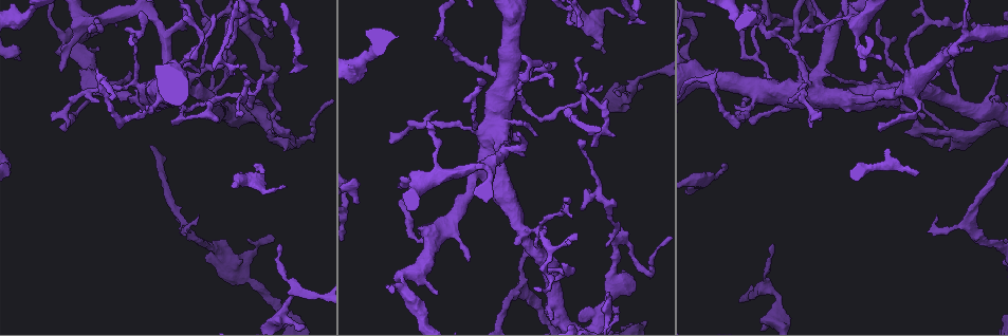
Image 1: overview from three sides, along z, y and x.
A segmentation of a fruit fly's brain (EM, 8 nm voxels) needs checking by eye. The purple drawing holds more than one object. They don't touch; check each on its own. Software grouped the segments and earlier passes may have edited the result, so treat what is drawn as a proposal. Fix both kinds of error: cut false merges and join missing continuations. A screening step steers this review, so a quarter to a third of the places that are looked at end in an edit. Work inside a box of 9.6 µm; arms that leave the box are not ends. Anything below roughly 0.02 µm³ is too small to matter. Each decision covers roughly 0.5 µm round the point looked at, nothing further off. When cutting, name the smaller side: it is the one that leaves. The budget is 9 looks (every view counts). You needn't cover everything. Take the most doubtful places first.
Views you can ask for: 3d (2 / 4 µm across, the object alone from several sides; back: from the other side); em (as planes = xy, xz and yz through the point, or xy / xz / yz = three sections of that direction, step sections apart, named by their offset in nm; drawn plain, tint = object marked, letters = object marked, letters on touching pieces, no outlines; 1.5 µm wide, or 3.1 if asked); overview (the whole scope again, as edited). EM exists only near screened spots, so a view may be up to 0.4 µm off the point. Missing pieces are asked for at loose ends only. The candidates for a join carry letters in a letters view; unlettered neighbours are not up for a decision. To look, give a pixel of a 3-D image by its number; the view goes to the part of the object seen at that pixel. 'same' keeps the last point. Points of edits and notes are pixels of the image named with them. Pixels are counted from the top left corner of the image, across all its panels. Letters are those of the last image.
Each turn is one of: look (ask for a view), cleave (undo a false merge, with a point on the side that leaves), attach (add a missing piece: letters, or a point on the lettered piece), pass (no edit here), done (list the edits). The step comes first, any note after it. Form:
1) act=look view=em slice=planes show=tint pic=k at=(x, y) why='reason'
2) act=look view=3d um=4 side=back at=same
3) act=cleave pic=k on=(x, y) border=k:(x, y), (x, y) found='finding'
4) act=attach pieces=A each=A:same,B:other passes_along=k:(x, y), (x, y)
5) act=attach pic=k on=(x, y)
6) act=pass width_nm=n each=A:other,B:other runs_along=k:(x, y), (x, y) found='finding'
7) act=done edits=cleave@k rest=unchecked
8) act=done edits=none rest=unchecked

act=look view=em slice=planes show=letters pic=1 at=(768, 81) why='thick turns thin'

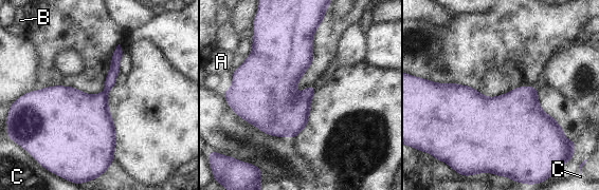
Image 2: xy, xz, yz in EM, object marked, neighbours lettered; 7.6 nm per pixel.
act=pass each=A:other,B:other,C:other border=2:(246, 59), (232, 73) found='all the same neuron'

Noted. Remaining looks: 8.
act=look view=3d um=4 pic=1 at=(229, 19) why='branch stops here'

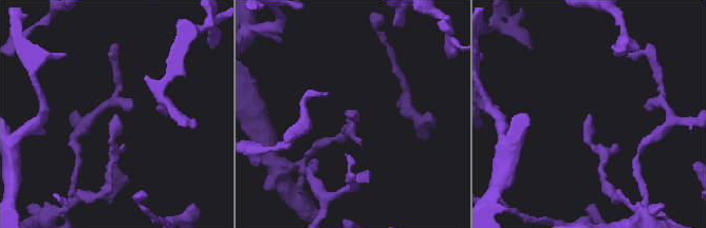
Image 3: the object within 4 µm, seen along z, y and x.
act=look view=em slice=planes show=letters pic=3 at=(590, 114) why='shape alone is not enough'

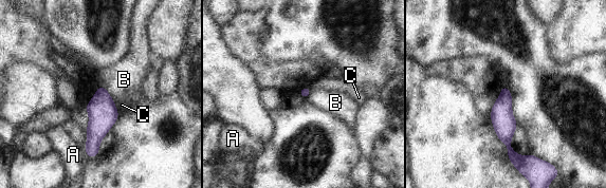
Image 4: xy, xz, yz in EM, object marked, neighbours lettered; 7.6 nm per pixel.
act=pass each=A:other,B:other,C:other runs_along=4:(503, 89), (504, 135), (509, 150) found='no lettered piece goes on from it'

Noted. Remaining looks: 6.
act=look view=em slice=planes show=letters pic=1 at=(994, 65) why='thin end'

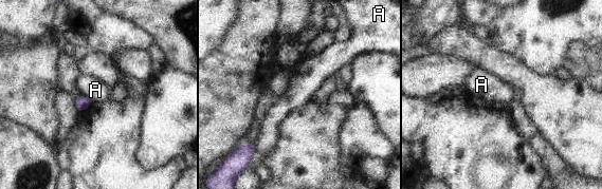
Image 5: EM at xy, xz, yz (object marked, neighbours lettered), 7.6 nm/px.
act=pass width_nm=110 each=A:other border=5:(256, 143), (254, 154), (249, 162) found='none of them fits'

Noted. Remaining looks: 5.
act=look view=3d um=4 side=back pic=1 at=(618, 96) why='tapers out'

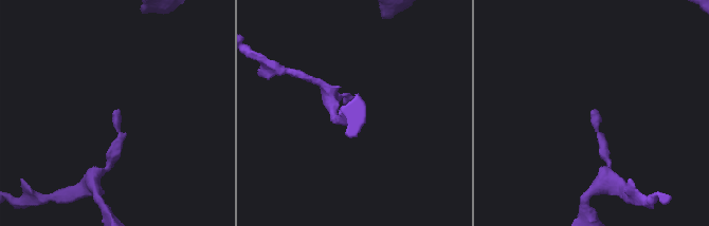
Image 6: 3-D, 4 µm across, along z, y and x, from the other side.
act=look view=em slice=planes show=letters pic=6 at=(596, 110)

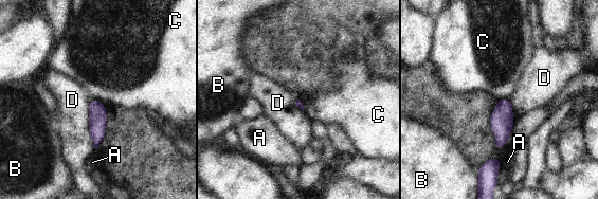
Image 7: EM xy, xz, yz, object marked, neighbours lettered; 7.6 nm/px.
act=pass each=A:other,B:other,C:other,D:other border=7:(508, 97), (497, 101) found='no lettered piece goes on from it'

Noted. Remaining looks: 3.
act=done edits=none rest=unchecked

